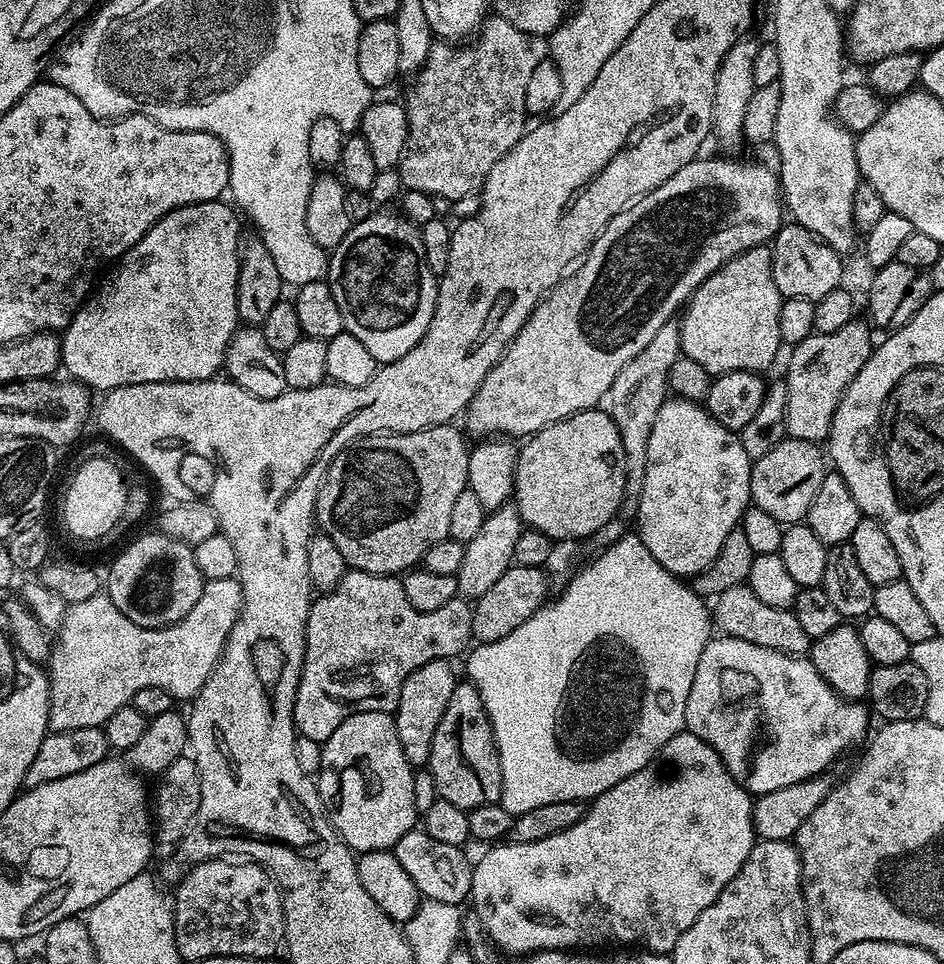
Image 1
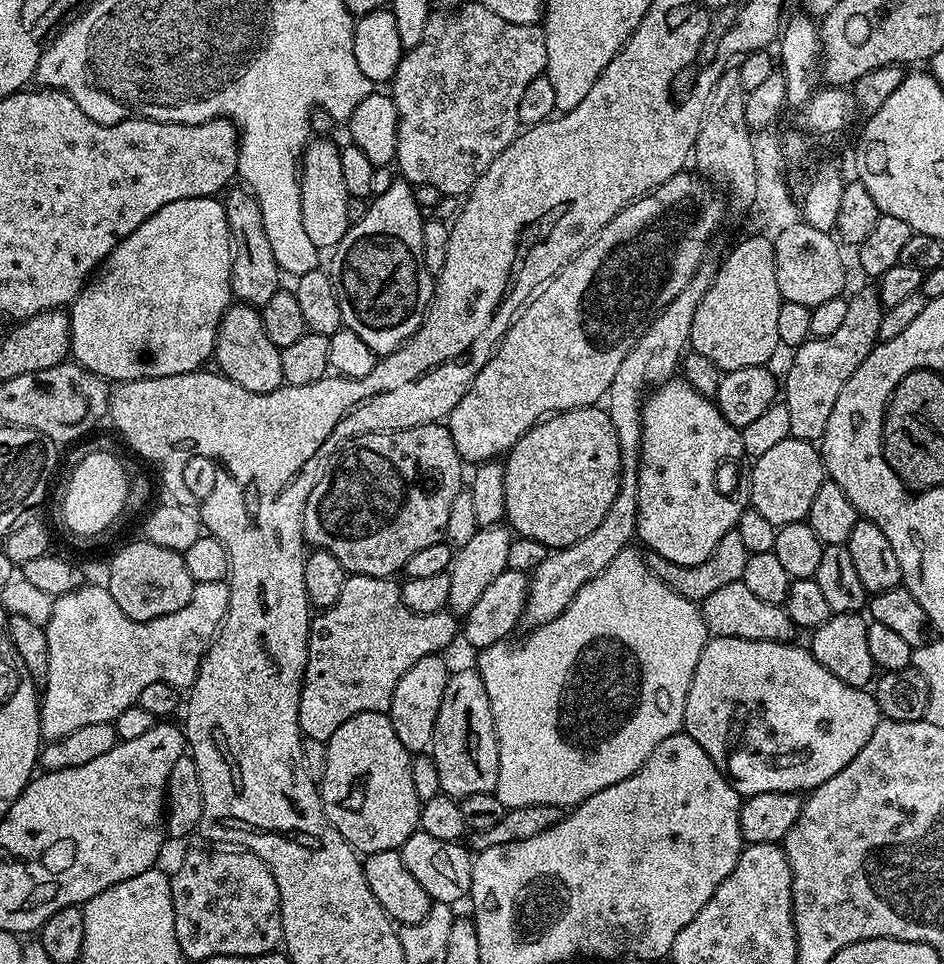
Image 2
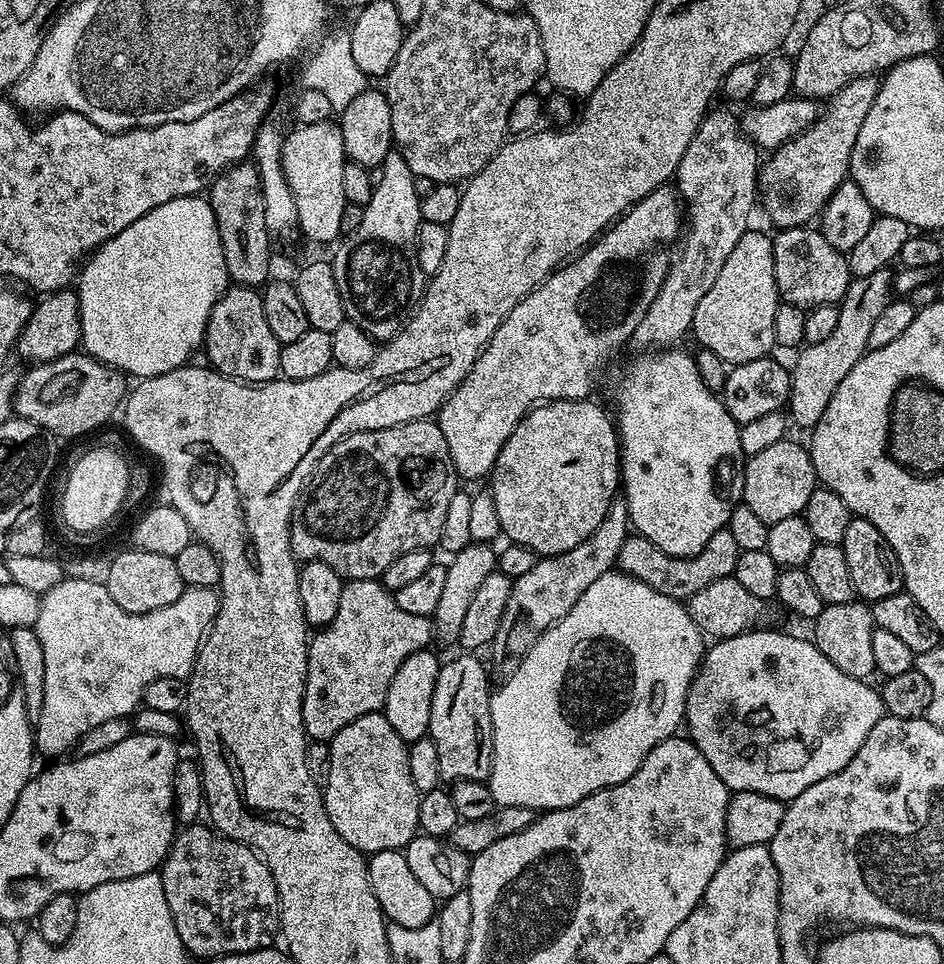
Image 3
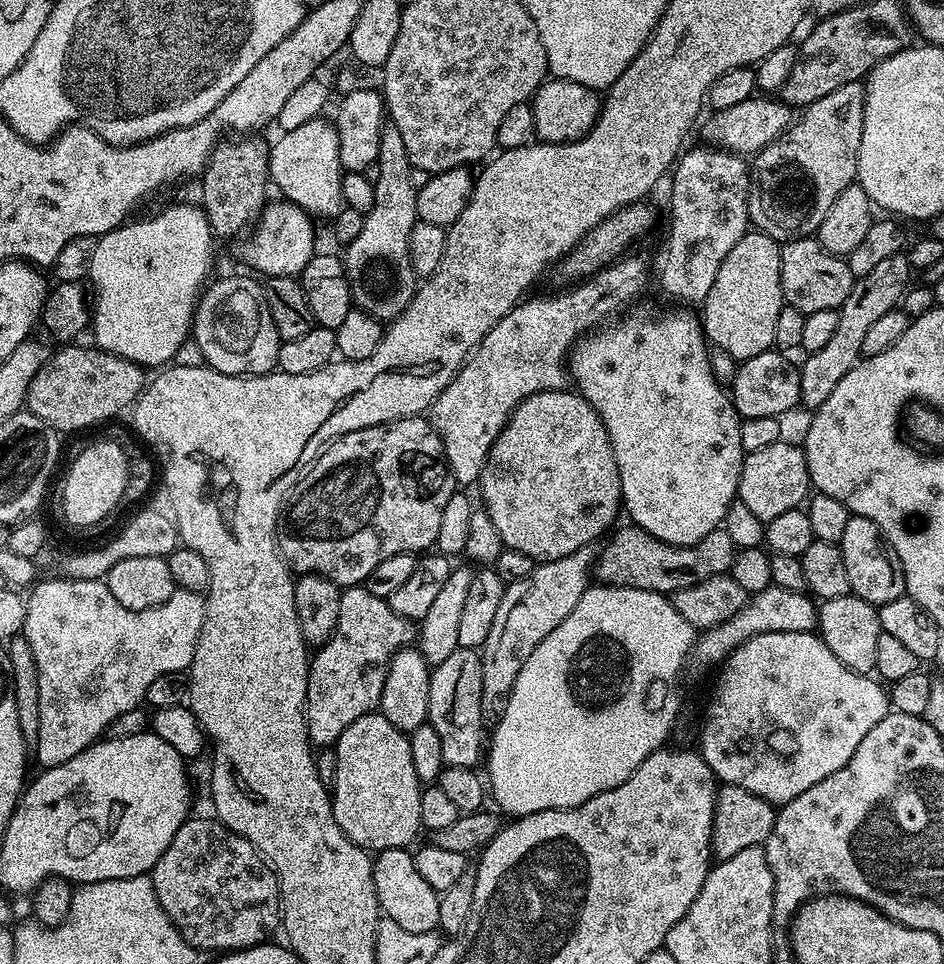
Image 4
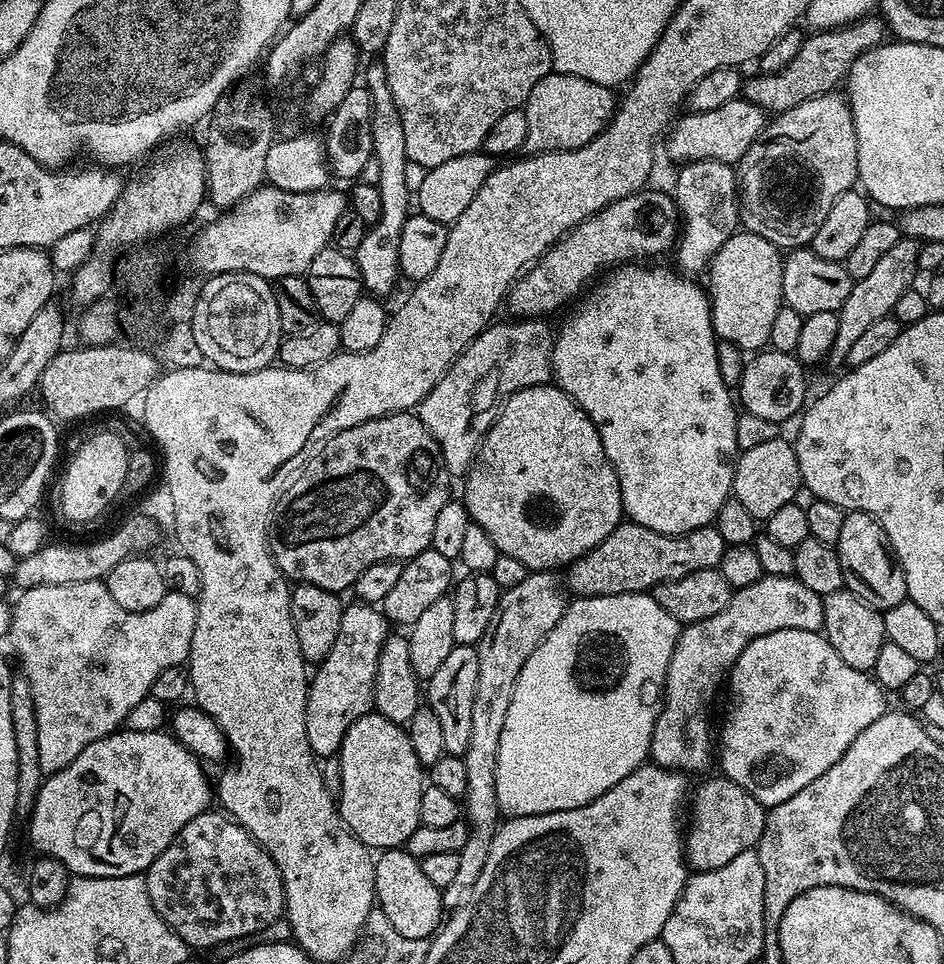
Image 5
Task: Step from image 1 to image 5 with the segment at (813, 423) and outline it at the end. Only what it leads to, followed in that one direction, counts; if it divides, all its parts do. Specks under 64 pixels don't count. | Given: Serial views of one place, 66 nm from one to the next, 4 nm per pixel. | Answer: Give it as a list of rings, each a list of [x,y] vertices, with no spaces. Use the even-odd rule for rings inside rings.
[[[901,238],[898,242],[894,242],[894,247],[872,267],[870,274],[866,274],[866,278],[853,283],[850,298],[846,298],[846,302],[840,307],[838,313],[838,334],[834,337],[834,346],[826,359],[828,364],[843,365],[850,354],[850,346],[854,346],[854,341],[873,322],[878,322],[878,318],[891,316],[894,302],[902,298],[907,288],[913,287],[912,279],[918,276],[916,263],[919,249],[920,244],[917,241]]]

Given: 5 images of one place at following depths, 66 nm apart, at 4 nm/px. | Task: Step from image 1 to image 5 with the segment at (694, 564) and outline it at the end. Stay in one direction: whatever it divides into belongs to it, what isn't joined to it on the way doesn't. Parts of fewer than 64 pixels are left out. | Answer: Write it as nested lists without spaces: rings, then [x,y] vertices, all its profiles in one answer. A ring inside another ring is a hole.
[[[629,262],[623,266],[613,267],[575,305],[577,308],[565,318],[564,325],[558,328],[552,342],[552,380],[556,387],[561,388],[594,422],[602,438],[602,450],[606,450],[606,458],[614,466],[620,483],[624,516],[631,523],[641,524],[650,530],[658,530],[658,534],[685,536],[690,530],[709,527],[715,521],[718,510],[722,510],[724,503],[732,496],[732,475],[736,469],[738,455],[736,447],[738,408],[734,403],[733,393],[724,385],[722,373],[718,371],[718,350],[716,349],[718,337],[712,325],[712,303],[708,300],[707,291],[701,285],[699,288],[692,281],[695,279],[671,267],[670,269],[639,268],[640,266],[639,263]]]

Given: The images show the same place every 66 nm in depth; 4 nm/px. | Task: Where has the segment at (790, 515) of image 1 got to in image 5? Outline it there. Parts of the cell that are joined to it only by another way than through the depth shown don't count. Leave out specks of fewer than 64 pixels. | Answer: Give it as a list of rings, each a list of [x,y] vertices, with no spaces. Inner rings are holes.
[[[777,438],[770,442],[762,442],[758,446],[750,446],[750,450],[740,452],[736,458],[736,469],[732,475],[732,496],[758,522],[766,522],[770,514],[777,512],[782,506],[793,503],[802,492],[802,481],[798,470],[796,449],[791,439]]]

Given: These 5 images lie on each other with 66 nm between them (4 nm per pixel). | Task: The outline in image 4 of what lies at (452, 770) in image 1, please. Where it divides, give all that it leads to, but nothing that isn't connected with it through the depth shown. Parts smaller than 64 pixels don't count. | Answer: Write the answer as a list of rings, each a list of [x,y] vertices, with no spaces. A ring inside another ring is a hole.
[[[458,647],[446,662],[432,668],[427,723],[434,726],[442,745],[442,758],[450,767],[475,769],[486,756],[486,717],[482,710],[482,662],[474,648]]]

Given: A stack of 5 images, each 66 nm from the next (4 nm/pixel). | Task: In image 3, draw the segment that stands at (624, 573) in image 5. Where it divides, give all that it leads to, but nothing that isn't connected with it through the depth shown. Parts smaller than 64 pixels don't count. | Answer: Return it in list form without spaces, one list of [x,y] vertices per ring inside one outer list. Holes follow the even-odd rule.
[[[725,527],[718,530],[718,534],[714,534],[714,538],[710,538],[710,542],[706,542],[706,546],[702,546],[702,550],[693,556],[671,556],[666,554],[666,550],[658,550],[658,546],[654,546],[654,542],[650,542],[645,536],[629,534],[626,542],[622,542],[622,550],[616,563],[619,571],[646,582],[646,586],[658,590],[658,594],[666,594],[670,598],[686,602],[694,594],[698,594],[698,590],[710,586],[710,582],[718,582],[718,578],[733,575],[740,554],[738,541],[734,534],[730,534],[728,527]]]

